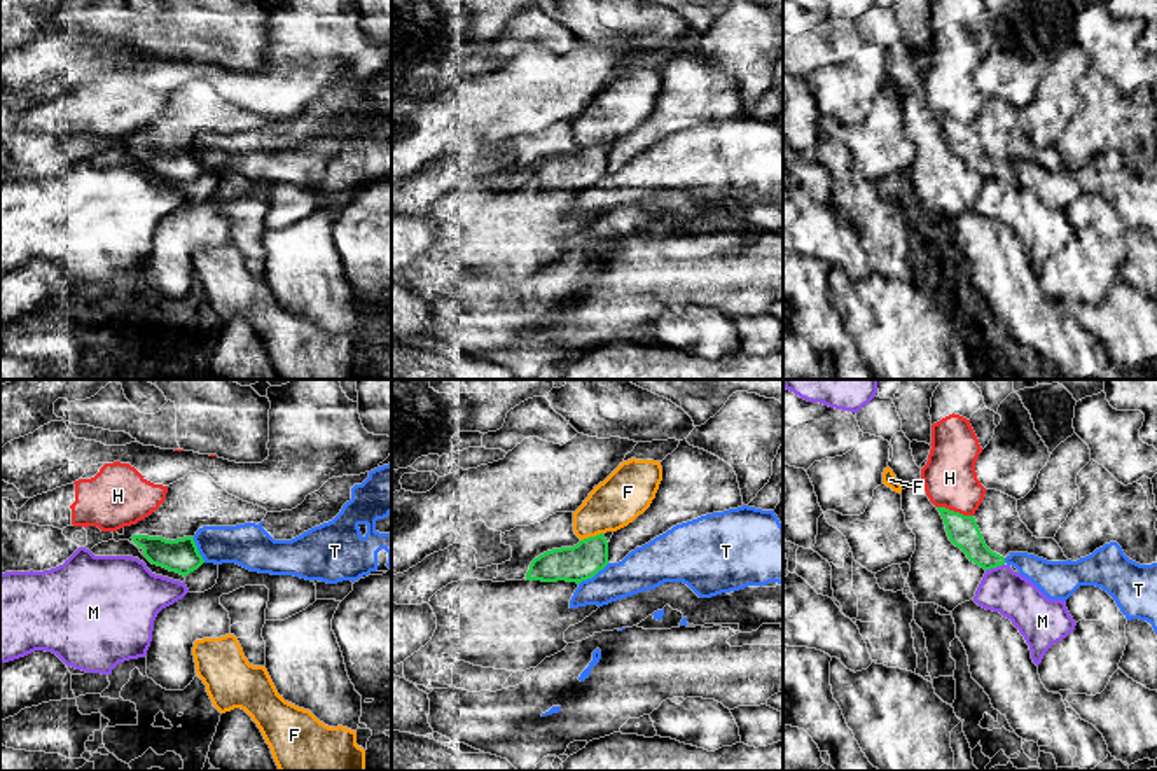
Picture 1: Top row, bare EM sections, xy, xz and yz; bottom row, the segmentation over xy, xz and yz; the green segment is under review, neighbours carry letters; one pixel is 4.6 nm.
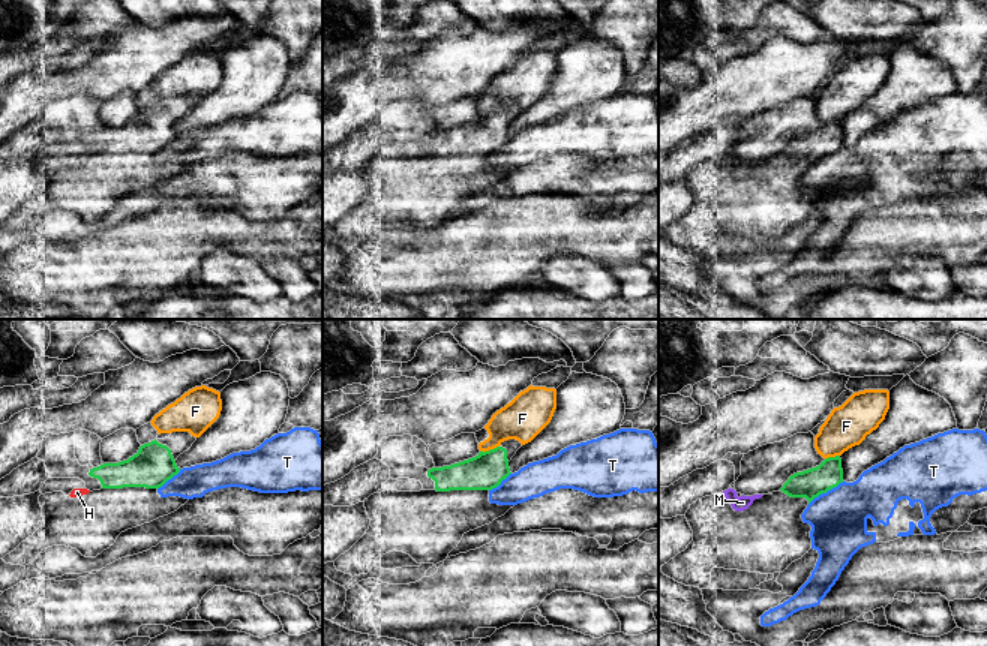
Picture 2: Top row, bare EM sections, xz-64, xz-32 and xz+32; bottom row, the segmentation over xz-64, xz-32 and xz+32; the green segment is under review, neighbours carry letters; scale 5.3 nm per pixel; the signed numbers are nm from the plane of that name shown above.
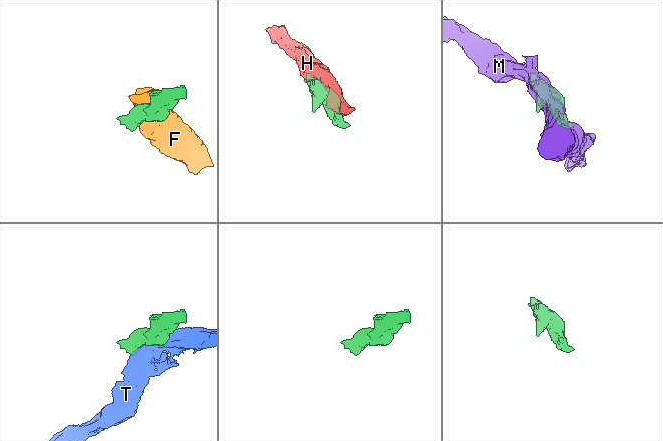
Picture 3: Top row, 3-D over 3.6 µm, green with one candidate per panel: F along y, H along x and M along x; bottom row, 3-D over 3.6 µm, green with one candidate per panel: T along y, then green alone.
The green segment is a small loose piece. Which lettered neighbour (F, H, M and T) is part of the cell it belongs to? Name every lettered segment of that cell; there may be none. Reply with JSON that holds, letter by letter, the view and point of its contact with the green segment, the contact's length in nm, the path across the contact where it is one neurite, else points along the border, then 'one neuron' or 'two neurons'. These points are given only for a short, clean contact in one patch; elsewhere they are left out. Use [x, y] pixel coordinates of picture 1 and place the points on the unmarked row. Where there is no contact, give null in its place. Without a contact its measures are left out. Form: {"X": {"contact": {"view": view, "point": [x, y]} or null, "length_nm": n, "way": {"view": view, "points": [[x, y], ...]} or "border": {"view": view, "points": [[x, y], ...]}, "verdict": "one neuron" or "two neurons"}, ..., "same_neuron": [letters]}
{"F": {"contact": {"view": "xz", "point": [591, 145]}, "length_nm": 120, "verdict": "two neurons"}, "H": {"contact": {"view": "yz", "point": [953, 119]}, "length_nm": 180, "verdict": "two neurons"}, "M": {"contact": {"view": "yz", "point": [995, 175]}, "length_nm": 90, "border": {"view": "yz", "points": [[1004, 172], [986, 179]]}, "verdict": "two neurons"}, "T": {"contact": {"view": "xz", "point": [593, 184]}, "length_nm": 170, "verdict": "two neurons"}, "same_neuron": []}

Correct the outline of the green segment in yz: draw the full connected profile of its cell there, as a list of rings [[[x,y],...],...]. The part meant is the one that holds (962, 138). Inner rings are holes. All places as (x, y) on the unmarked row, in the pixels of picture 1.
[[[986,98],[973,124],[963,124],[946,115],[937,115],[937,119],[944,128],[949,149],[984,178],[1005,173],[1008,161],[1068,170],[1054,147],[1036,147],[1028,138],[1019,126],[1017,108],[1001,100]]]

